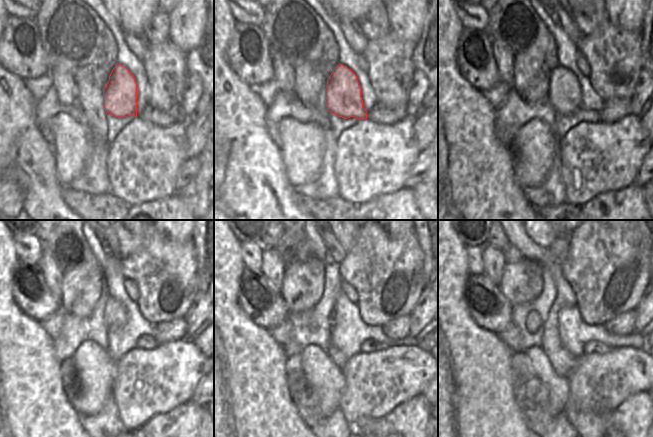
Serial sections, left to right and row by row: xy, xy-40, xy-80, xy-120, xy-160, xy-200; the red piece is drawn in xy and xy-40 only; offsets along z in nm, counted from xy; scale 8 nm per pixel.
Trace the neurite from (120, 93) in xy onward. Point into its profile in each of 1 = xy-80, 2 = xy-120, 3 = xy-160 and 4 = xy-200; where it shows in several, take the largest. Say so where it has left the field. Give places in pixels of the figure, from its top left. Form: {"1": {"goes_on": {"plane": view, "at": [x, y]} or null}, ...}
{"1": {"goes_on": {"plane": "xy-80", "at": [564, 89]}}, "2": {"goes_on": {"plane": "xy-120", "at": [115, 313]}}, "3": {"goes_on": {"plane": "xy-160", "at": [369, 346]}}, "4": {"goes_on": {"plane": "xy-200", "at": [596, 347]}}}

